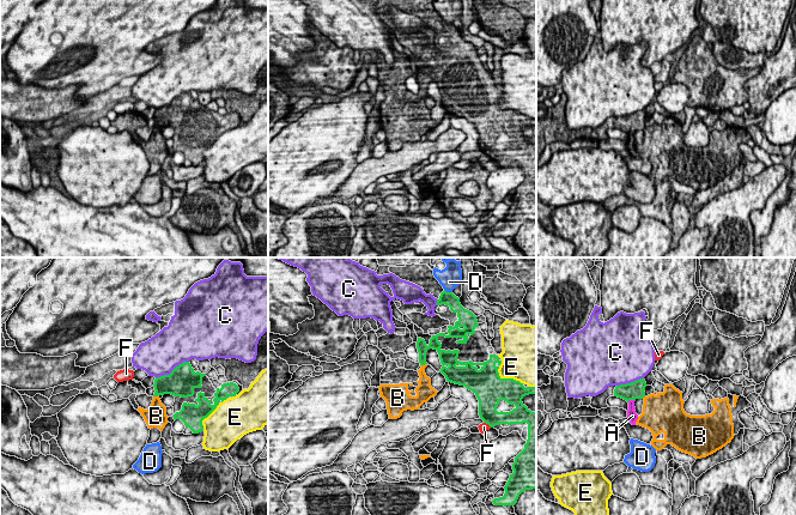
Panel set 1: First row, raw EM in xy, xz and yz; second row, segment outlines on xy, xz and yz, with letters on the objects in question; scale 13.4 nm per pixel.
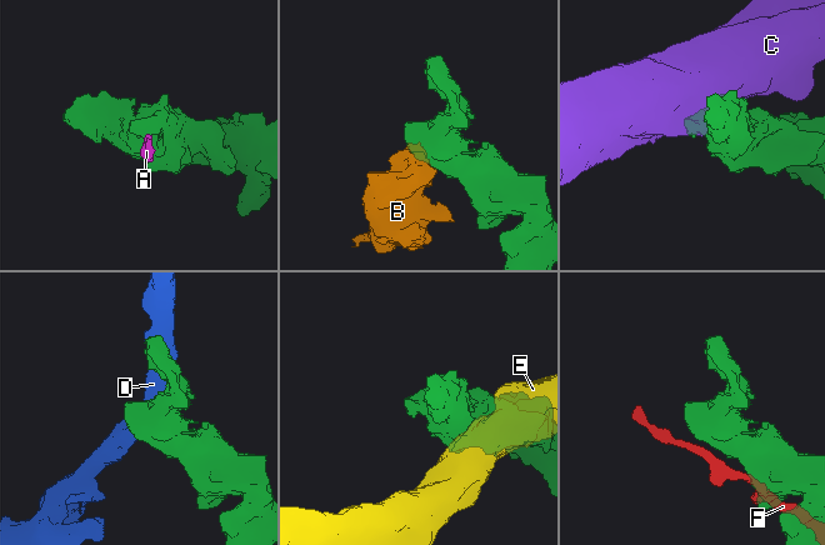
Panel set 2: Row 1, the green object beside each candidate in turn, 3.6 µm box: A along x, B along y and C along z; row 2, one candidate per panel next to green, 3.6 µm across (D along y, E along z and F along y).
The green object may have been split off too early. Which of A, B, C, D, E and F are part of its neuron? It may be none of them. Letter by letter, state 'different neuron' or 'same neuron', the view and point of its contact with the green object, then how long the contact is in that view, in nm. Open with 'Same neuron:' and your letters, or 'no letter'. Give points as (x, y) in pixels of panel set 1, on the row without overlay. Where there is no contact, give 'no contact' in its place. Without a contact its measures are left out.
Same neuron: no letter
A: different neuron; contact yz (631, 131); length 120 nm
B: different neuron; contact xz (424, 96); length 90 nm
C: different neuron; contact xy (171, 103); length 500 nm
D: different neuron; contact xz (448, 24); length 120 nm
E: different neuron; contact xz (506, 110); length 400 nm
F: different neuron; contact xz (487, 155); length 130 nm

